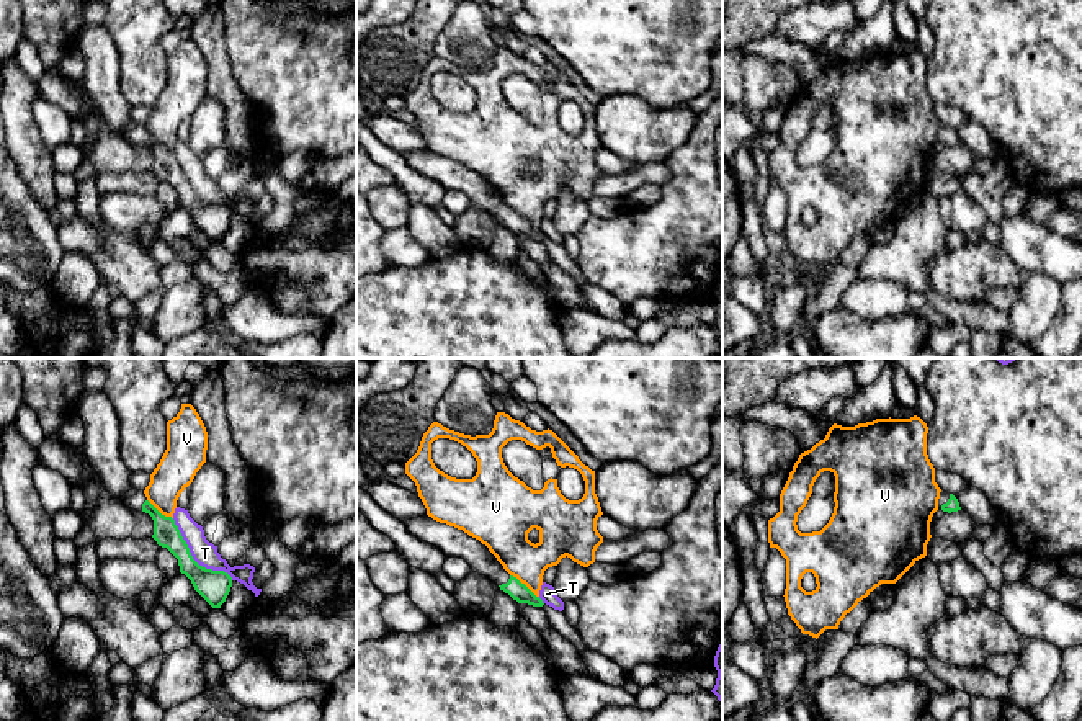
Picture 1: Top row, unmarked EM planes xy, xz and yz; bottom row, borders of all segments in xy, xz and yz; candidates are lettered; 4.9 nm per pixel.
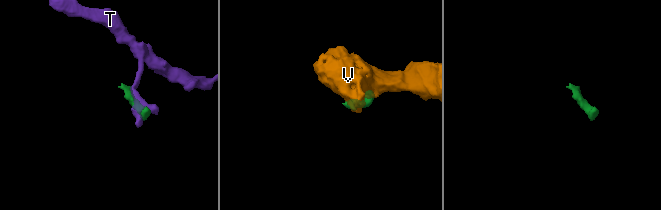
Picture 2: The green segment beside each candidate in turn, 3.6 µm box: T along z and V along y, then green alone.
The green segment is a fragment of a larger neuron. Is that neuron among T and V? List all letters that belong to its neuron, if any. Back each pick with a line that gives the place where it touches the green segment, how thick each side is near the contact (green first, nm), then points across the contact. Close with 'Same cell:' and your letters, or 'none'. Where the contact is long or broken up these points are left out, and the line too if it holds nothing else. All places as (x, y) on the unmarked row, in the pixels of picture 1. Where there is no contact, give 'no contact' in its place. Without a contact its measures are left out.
Same cell: none

